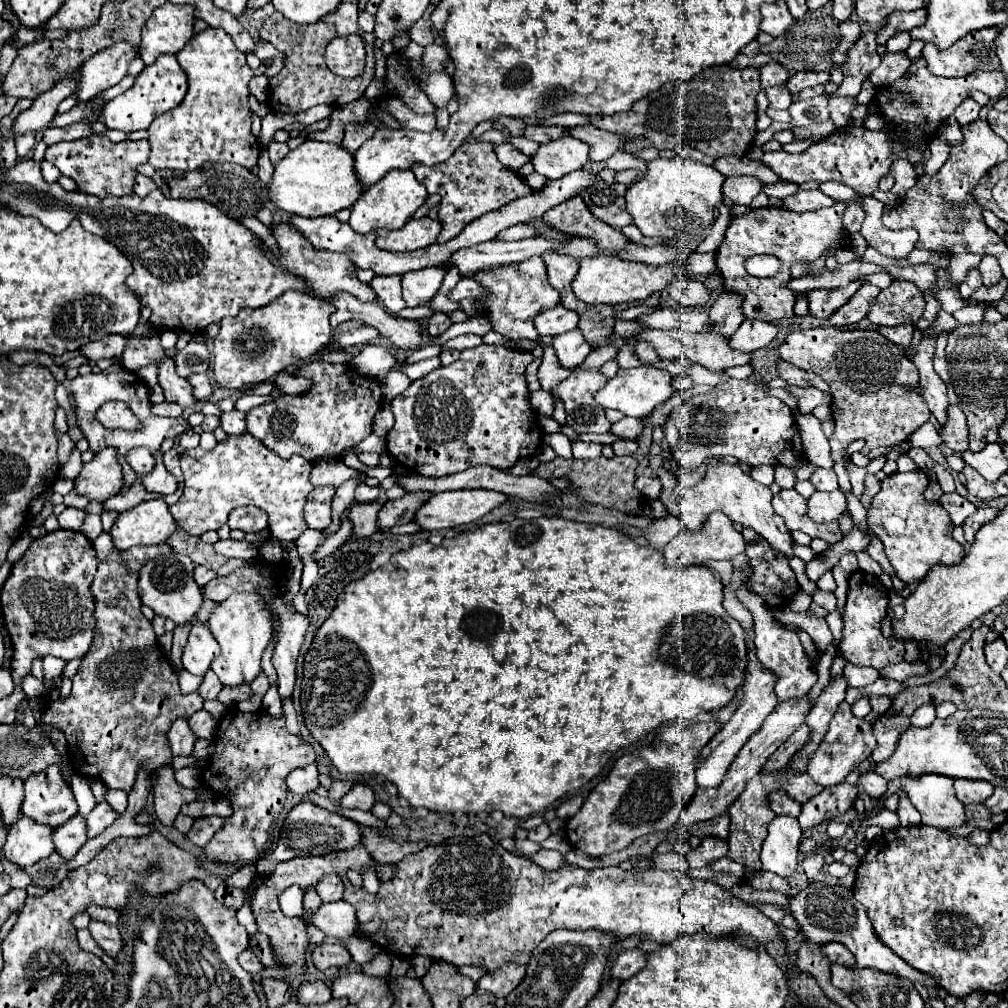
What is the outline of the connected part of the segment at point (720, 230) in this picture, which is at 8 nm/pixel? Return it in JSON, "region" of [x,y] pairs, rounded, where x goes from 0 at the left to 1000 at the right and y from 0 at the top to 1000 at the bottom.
{"region":[[[717,201],[712,203],[712,209],[712,217],[706,223],[704,233],[692,243],[692,249],[694,251],[698,251],[698,249],[710,249],[710,245],[714,245],[714,241],[718,237],[718,229],[722,227],[722,221],[724,221],[724,211],[722,211],[722,205]]]}

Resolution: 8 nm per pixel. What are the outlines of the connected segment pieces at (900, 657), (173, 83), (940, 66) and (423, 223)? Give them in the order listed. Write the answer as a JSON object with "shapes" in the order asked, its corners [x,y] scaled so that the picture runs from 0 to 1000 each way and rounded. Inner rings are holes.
{"shapes":[[[[847,566],[843,570],[841,596],[837,602],[837,626],[833,636],[833,648],[845,660],[859,660],[873,666],[881,660],[897,656],[897,640],[889,634],[877,632],[873,626],[873,614],[879,610],[879,600],[881,600],[881,586],[871,580],[869,570],[863,570],[857,566]]],[[[159,55],[159,59],[155,59],[155,63],[143,66],[143,70],[137,74],[133,86],[129,86],[121,94],[113,96],[101,108],[99,118],[103,120],[103,124],[107,128],[117,128],[117,130],[125,130],[125,132],[147,128],[149,122],[157,114],[173,108],[183,98],[183,94],[185,94],[185,74],[179,68],[175,57],[173,55]]],[[[988,27],[966,31],[964,35],[952,39],[952,43],[940,47],[940,51],[933,51],[925,43],[919,43],[915,55],[921,61],[921,68],[933,76],[956,76],[968,68],[986,70],[992,64],[986,51],[990,33],[992,31]]],[[[427,215],[419,217],[407,217],[407,221],[395,229],[377,227],[373,229],[373,243],[381,249],[413,249],[419,245],[425,245],[433,241],[433,235],[437,233],[438,223],[437,219],[431,219]]]]}

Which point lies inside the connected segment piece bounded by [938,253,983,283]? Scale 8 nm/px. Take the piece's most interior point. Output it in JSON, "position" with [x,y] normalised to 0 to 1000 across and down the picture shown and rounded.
{"position":[952,263]}

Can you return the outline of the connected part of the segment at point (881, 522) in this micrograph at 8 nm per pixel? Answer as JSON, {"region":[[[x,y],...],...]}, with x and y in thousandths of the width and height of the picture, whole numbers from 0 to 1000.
{"region":[[[915,465],[887,469],[875,477],[875,485],[865,495],[861,507],[863,525],[875,535],[889,572],[899,580],[915,576],[927,561],[948,561],[956,553],[956,543],[944,533],[946,521],[938,505],[931,497],[921,497],[915,491],[921,479],[923,475]]]}

